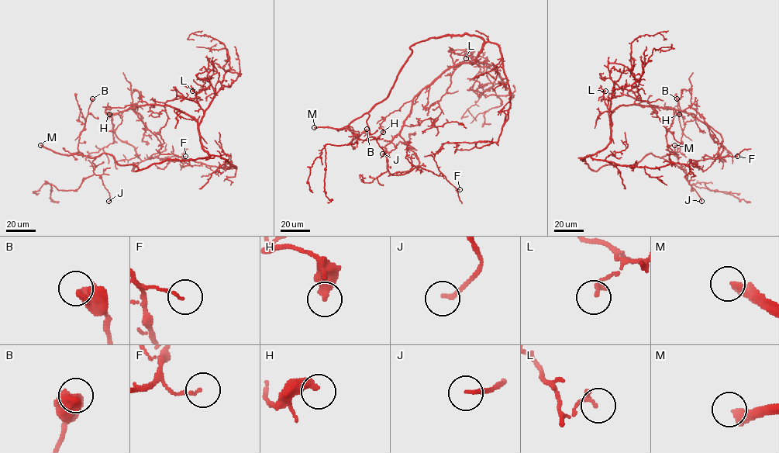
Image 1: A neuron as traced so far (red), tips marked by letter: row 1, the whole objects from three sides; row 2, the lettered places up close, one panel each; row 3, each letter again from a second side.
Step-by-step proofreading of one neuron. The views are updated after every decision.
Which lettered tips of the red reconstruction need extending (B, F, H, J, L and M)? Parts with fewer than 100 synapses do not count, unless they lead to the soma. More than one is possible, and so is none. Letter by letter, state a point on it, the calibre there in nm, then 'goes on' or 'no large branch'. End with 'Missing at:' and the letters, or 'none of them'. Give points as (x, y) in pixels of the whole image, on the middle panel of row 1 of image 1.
B: (367, 129) | 600 nm | no large branch
F: (460, 189) | 100 nm | no large branch
H: (383, 132) | 420 nm | no large branch
J: (382, 153) | 170 nm | no large branch
L: (466, 58) | 190 nm | no large branch
M: (314, 127) | 400 nm | goes on
Missing at: M

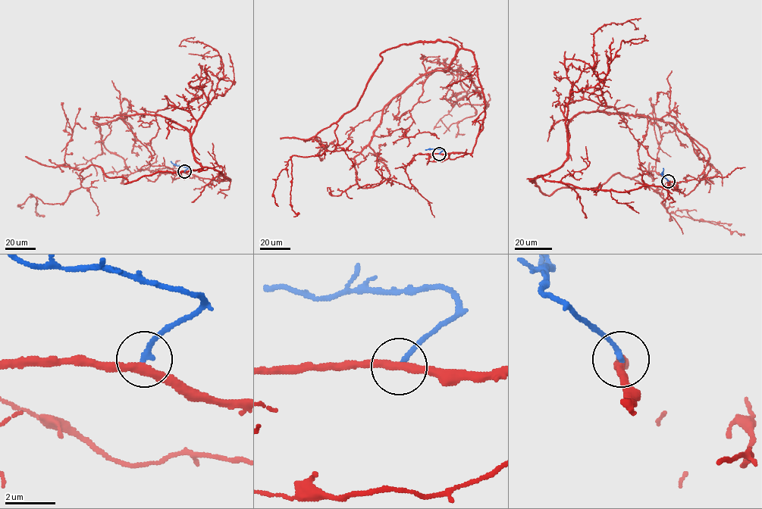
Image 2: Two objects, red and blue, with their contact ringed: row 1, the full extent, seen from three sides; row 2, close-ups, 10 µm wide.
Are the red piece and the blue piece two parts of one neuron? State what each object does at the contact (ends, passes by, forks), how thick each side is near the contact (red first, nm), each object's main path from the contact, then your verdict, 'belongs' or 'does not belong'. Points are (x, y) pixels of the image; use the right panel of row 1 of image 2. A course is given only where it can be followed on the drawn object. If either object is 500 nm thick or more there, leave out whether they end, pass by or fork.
red passes by | blue ends | 320/240 nm | red via (668, 181), (667, 191), (622, 192), (531, 182), (549, 195), (619, 173), (657, 192), (671, 220), (744, 235) | blue via (668, 181), (663, 176), (663, 168) | belongs

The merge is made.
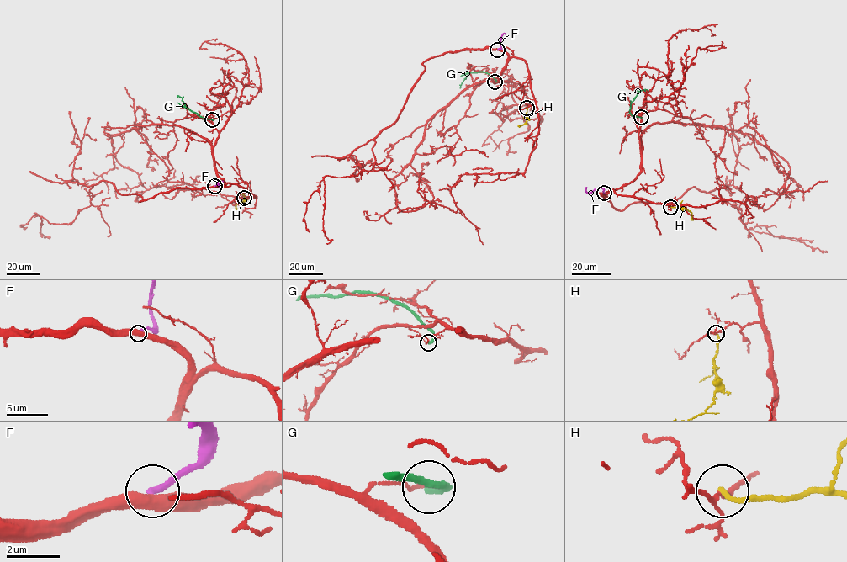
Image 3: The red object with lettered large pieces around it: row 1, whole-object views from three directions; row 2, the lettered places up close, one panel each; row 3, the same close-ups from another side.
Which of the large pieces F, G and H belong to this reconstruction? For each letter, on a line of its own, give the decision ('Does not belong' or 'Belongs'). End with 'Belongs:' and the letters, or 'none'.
F: Does not belong
G: Does not belong
H: Does not belong
Belongs: none

